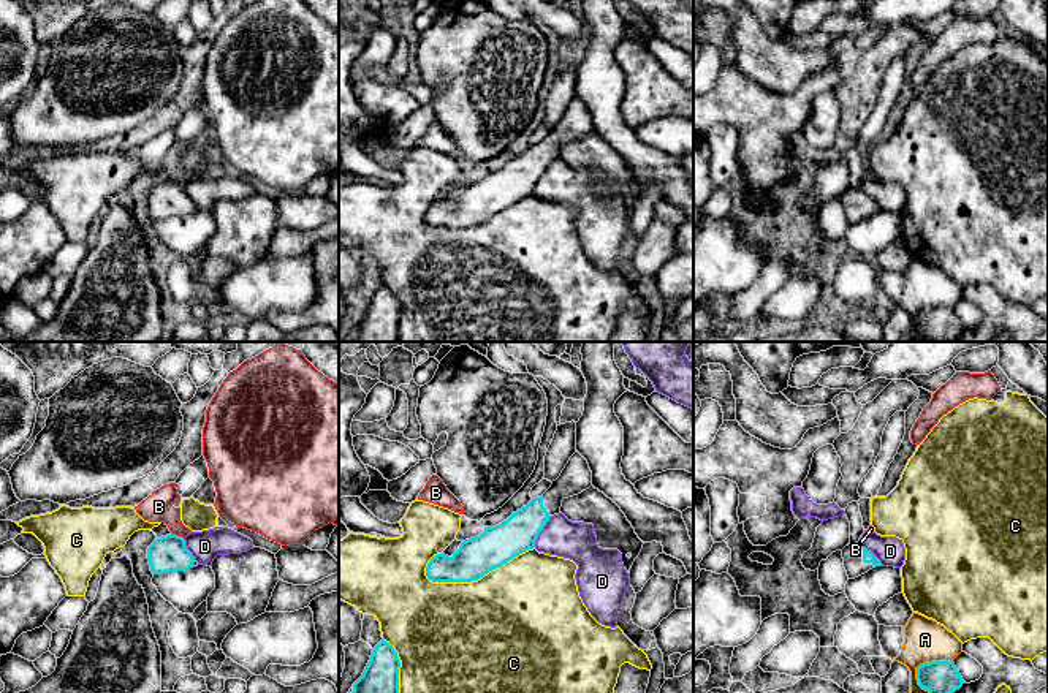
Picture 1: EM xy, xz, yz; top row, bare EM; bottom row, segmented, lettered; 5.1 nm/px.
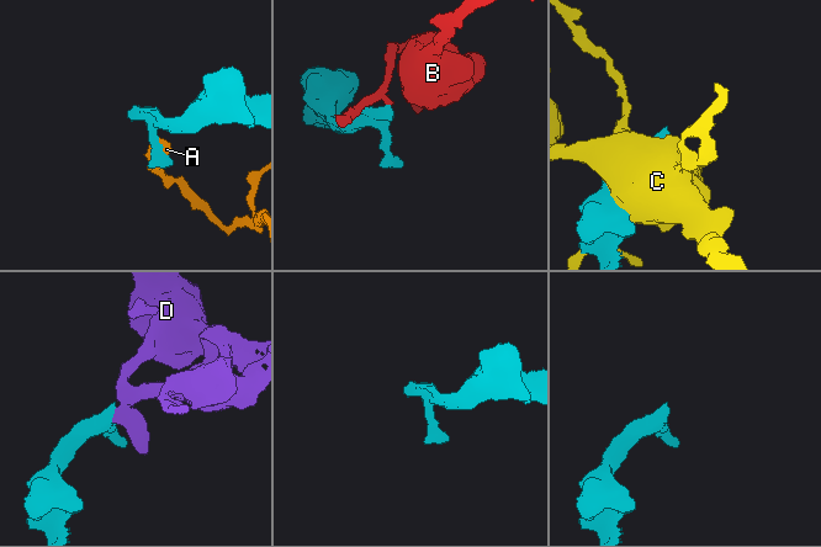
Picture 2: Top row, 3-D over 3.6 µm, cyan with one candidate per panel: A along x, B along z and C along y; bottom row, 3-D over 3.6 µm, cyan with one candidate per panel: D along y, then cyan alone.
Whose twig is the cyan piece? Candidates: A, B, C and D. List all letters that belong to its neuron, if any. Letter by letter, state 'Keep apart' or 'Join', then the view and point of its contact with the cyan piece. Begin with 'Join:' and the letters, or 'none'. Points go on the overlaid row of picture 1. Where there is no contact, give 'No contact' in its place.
Join: none
A: Keep apart. Touches cyan at yz (926, 663)
B: Keep apart. Touches cyan at xy (176, 535)
C: Keep apart. Touches cyan at xz (478, 578)
D: Keep apart. Touches cyan at xz (540, 530)

